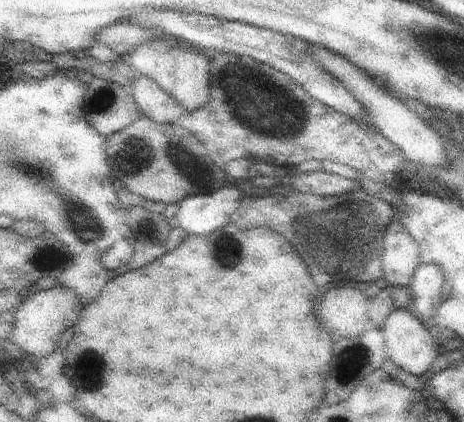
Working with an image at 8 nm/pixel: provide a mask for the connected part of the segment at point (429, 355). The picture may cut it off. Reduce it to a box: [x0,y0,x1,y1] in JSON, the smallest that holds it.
[384,309,447,377]

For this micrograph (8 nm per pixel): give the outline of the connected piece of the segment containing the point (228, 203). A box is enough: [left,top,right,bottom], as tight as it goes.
[169,182,243,235]

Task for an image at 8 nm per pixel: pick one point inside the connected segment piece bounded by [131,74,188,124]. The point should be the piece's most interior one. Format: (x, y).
(153, 102)

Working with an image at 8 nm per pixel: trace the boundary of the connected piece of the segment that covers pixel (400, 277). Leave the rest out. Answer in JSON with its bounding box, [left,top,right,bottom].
[383,216,421,288]

